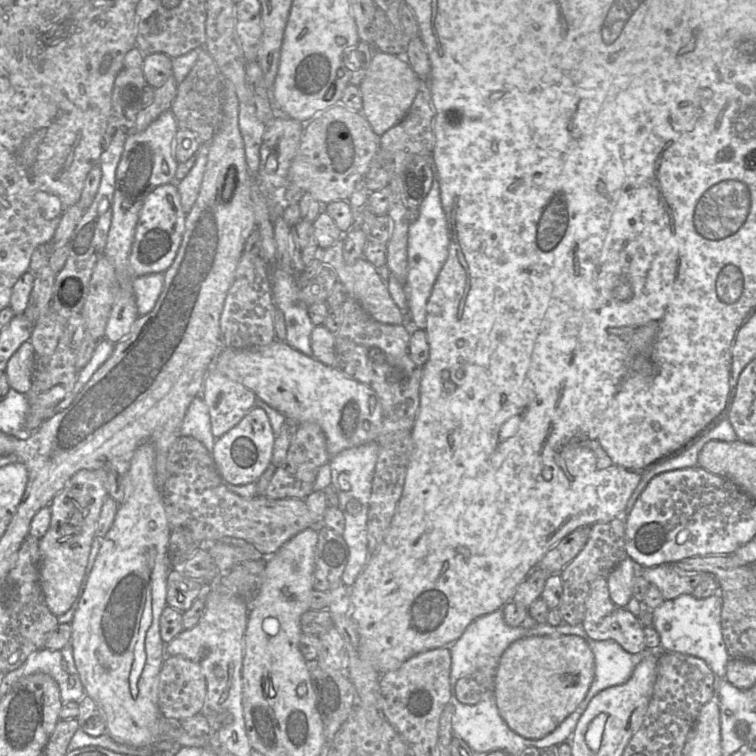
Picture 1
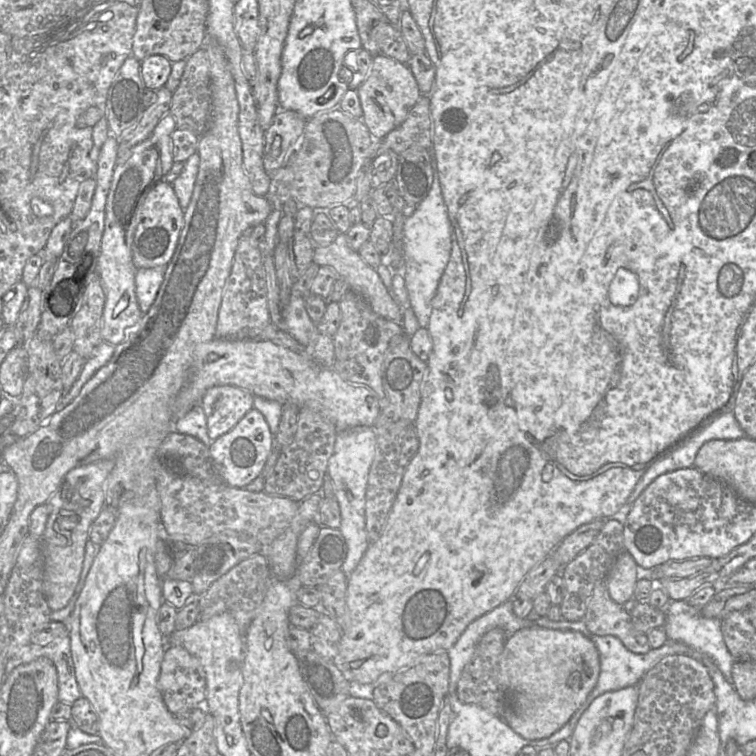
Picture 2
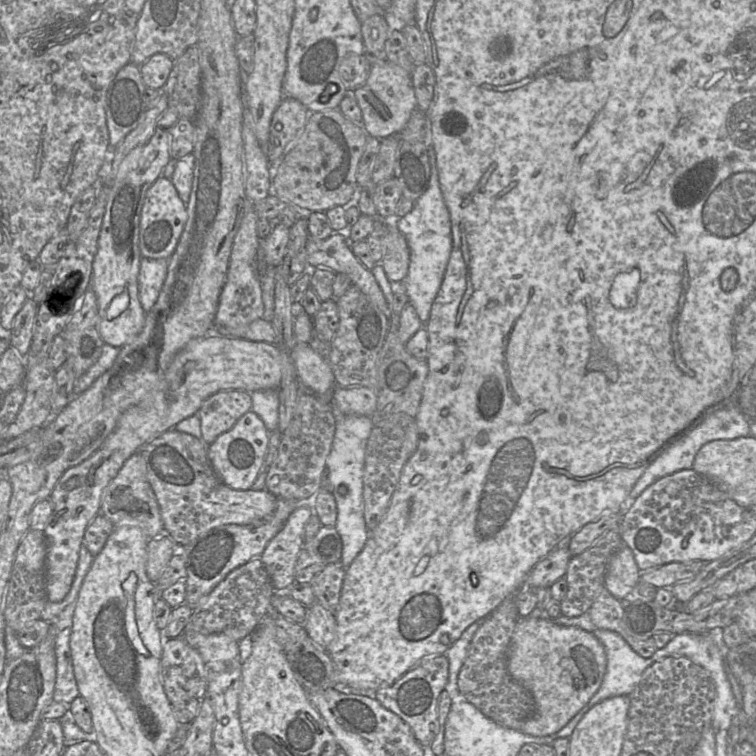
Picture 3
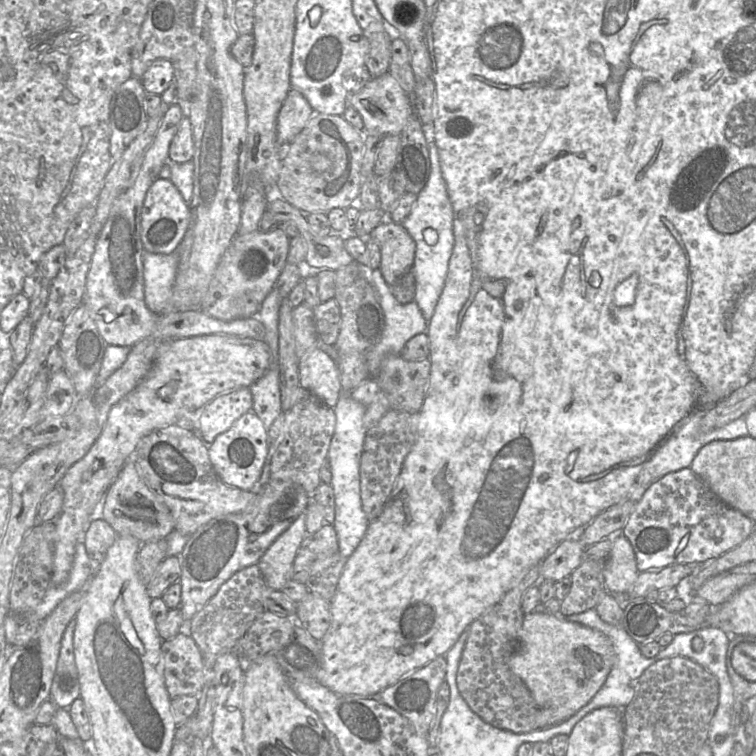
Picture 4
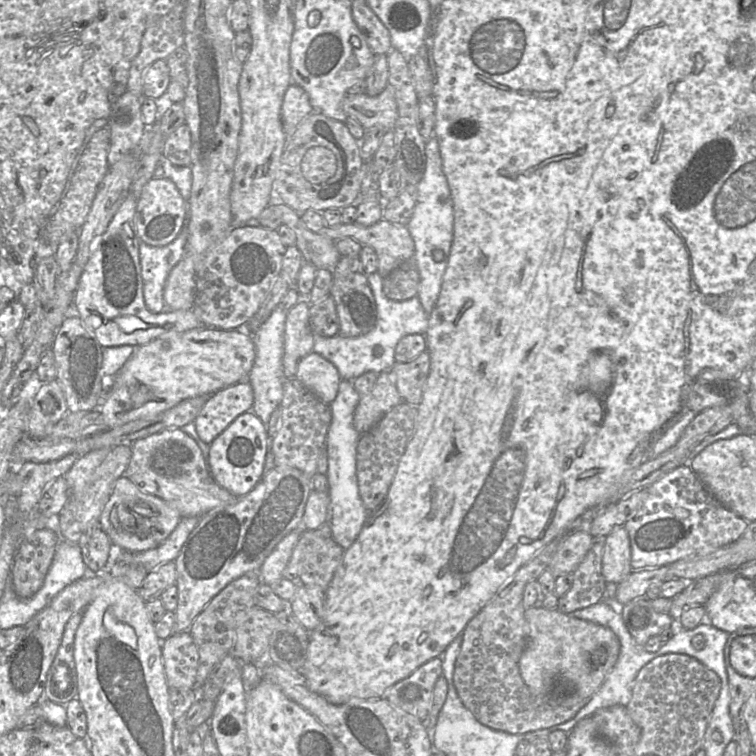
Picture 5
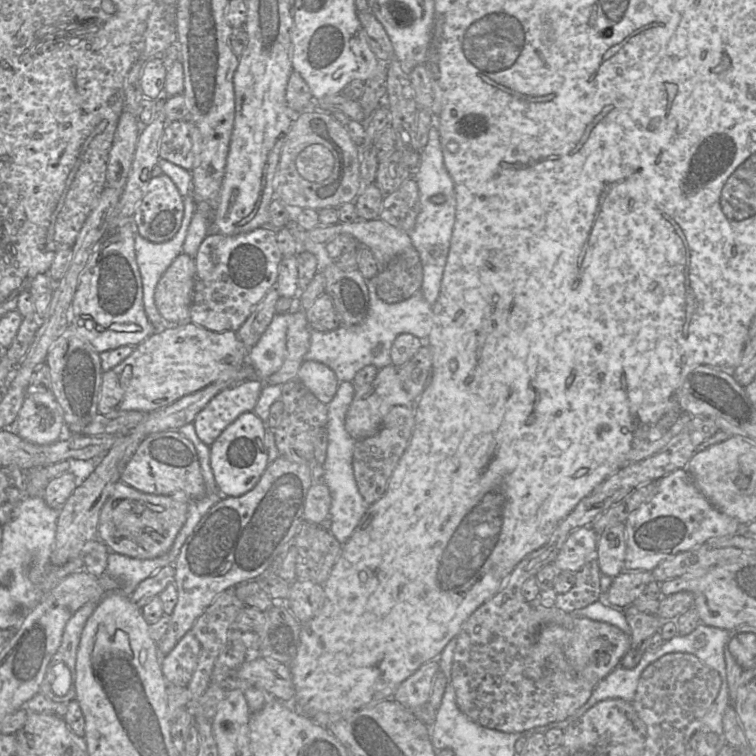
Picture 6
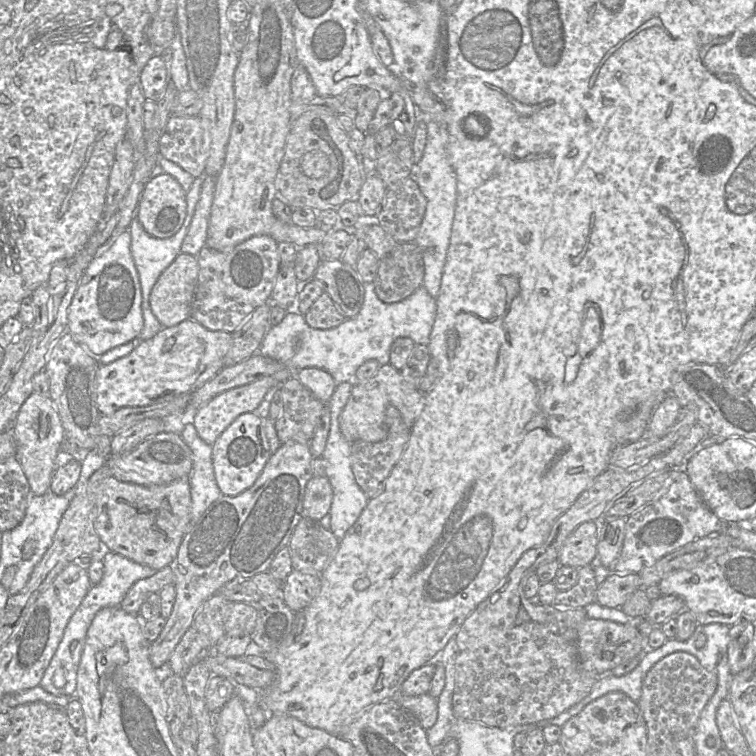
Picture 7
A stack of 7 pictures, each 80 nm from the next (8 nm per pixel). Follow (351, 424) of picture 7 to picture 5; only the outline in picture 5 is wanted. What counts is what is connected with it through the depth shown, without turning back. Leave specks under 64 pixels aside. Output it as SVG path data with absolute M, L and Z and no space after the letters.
M390 370L378 374L377 381L371 391L360 395L360 401L353 417L355 430L360 435L365 434L387 412L402 402Z

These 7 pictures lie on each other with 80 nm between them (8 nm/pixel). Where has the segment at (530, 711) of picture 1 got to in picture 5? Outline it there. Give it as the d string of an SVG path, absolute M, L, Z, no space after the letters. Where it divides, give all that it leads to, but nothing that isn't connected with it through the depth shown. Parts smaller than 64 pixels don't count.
M535 605L526 608L525 618L529 626L529 636L518 665L520 675L530 692L534 695L548 695L553 692L556 682L562 680L568 683L565 685L566 688L573 690L583 699L590 699L617 662L620 653L617 635L608 627L576 618L561 612L558 608L546 609Z

